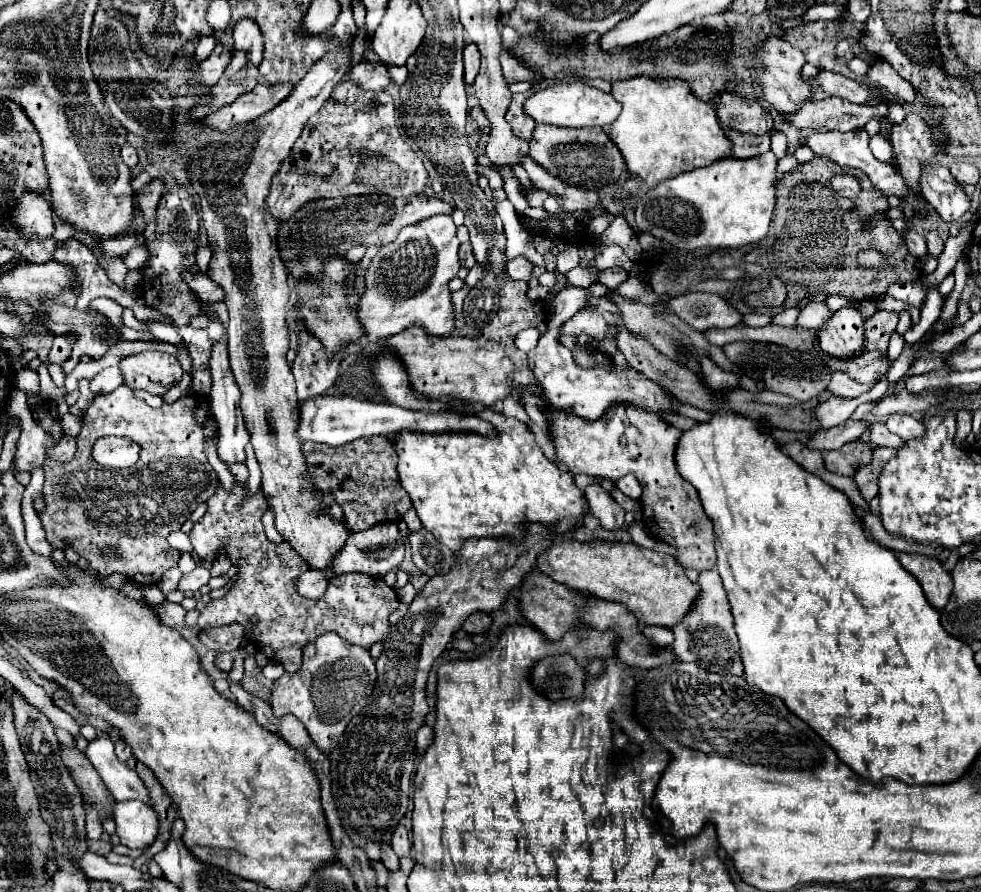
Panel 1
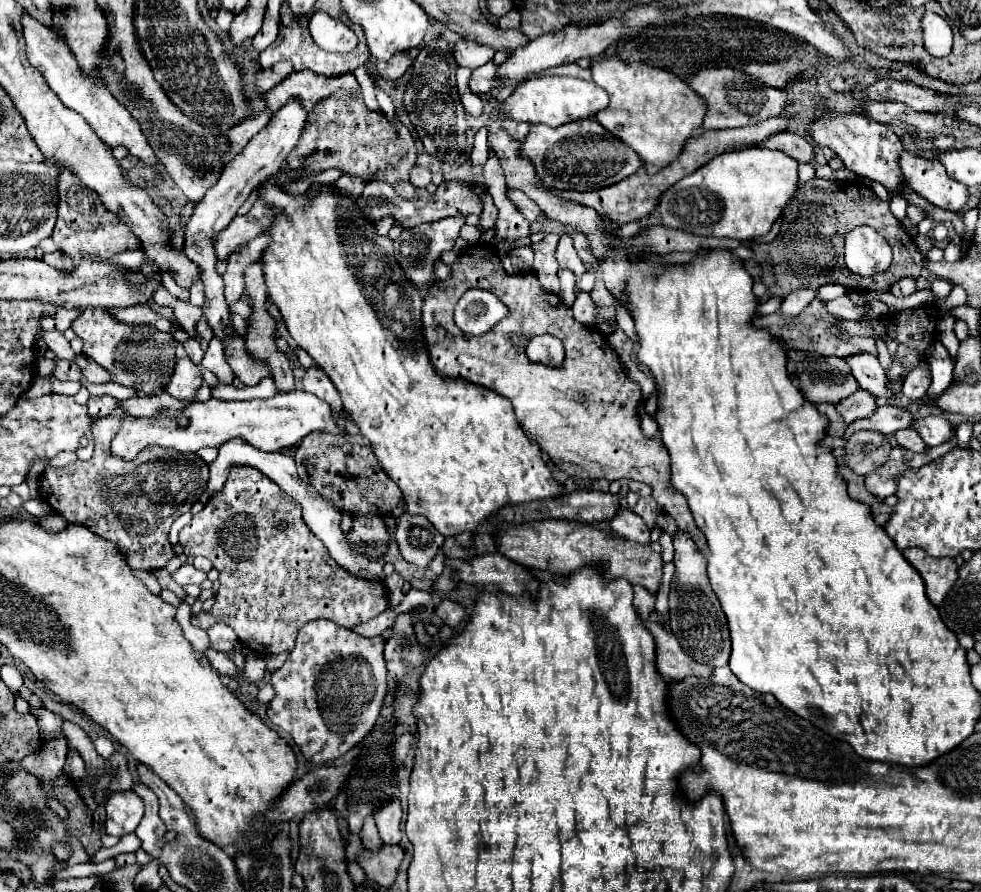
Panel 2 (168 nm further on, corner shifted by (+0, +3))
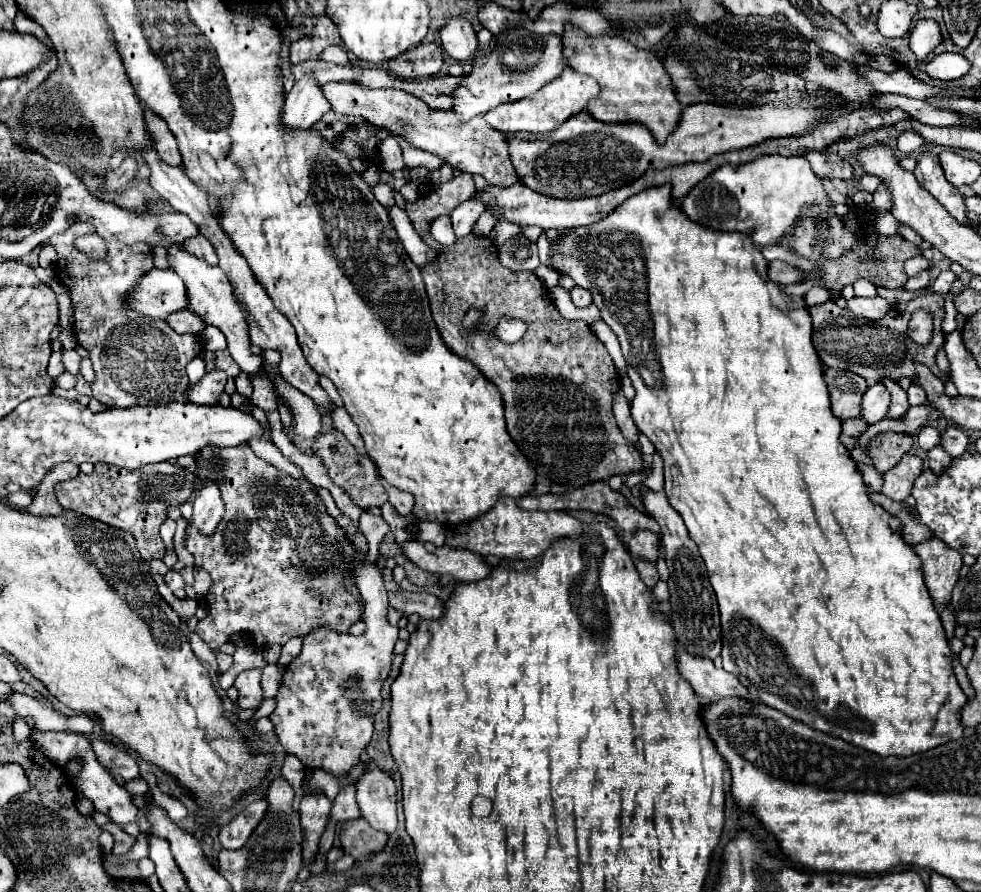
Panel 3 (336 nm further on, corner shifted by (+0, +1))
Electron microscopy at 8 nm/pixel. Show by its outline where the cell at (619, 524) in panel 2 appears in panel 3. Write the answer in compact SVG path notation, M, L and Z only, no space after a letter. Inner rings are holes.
M638 529L632 533L632 539L628 541L628 549L634 557L644 557L650 561L656 561L658 557L658 537L648 529Z

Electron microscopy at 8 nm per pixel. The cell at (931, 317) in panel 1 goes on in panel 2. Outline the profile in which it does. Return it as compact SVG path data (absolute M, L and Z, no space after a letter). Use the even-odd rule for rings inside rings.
M924 361L916 369L912 369L912 373L906 377L902 385L902 395L910 401L920 401L926 395L928 387L930 387L930 365L928 361Z

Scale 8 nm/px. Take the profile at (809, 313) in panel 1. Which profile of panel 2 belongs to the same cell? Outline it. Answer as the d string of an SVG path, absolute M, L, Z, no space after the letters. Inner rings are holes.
M842 295L834 301L828 301L826 307L828 307L828 313L832 313L836 317L842 317L842 319L866 319L868 317L868 305L858 307L846 295Z

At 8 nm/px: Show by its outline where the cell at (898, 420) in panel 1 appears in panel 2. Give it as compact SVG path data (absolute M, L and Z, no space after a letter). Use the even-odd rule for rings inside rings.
M942 415L916 419L912 423L912 429L916 429L920 433L920 437L928 443L928 447L948 443L954 437L954 425L948 419L944 419Z

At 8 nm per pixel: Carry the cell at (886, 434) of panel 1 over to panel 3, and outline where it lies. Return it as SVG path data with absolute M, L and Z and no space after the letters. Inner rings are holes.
M932 447L932 449L928 451L928 463L930 463L930 467L932 467L934 473L944 471L944 469L948 467L950 459L952 459L952 457L950 457L948 453L944 453L942 447Z

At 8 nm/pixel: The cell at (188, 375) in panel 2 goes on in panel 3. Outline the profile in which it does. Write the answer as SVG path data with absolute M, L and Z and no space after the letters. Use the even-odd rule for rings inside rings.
M210 371L194 385L188 385L190 403L216 403L218 395L224 391L228 375L224 371Z

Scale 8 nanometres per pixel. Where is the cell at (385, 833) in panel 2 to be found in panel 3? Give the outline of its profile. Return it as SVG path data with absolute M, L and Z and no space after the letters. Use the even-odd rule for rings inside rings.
M370 763L366 775L356 783L356 801L362 817L376 829L392 835L396 831L396 785L388 773Z

